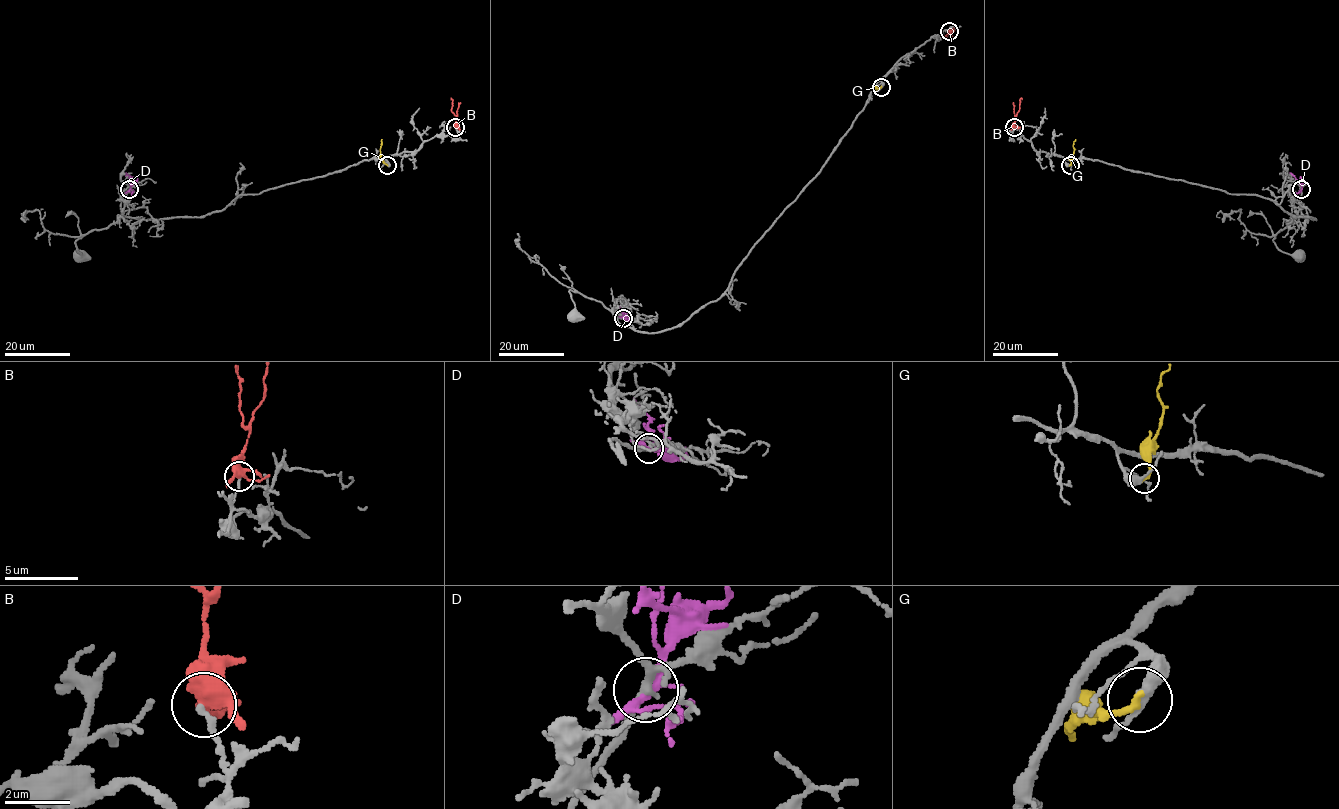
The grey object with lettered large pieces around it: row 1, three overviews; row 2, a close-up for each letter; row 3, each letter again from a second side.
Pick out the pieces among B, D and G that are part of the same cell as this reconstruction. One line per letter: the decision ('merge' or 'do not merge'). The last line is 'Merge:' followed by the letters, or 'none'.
B: do not merge
D: do not merge
G: do not merge
Merge: none

